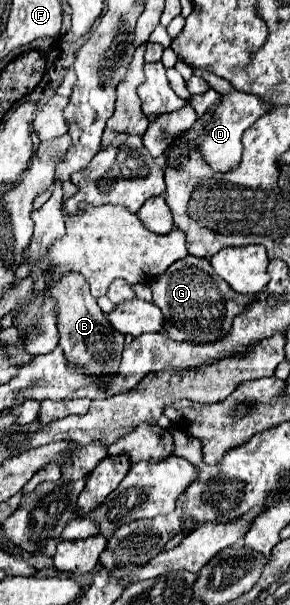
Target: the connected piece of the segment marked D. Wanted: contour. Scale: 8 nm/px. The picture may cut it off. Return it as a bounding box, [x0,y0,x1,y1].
[181,90,273,170]

